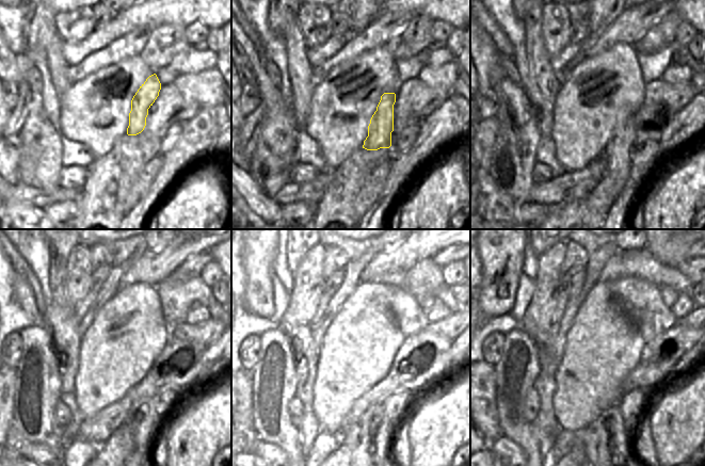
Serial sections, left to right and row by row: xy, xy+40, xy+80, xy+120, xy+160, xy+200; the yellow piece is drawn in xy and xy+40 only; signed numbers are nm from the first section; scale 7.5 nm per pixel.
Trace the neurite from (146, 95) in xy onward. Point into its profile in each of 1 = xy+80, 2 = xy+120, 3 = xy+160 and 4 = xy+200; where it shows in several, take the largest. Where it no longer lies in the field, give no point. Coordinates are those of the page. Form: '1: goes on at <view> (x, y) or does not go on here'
1: goes on at xy+80 (619, 149)
2: goes on at xy+120 (142, 422)
3: goes on at xy+160 (369, 439)
4: goes on at xy+200 (605, 442)

